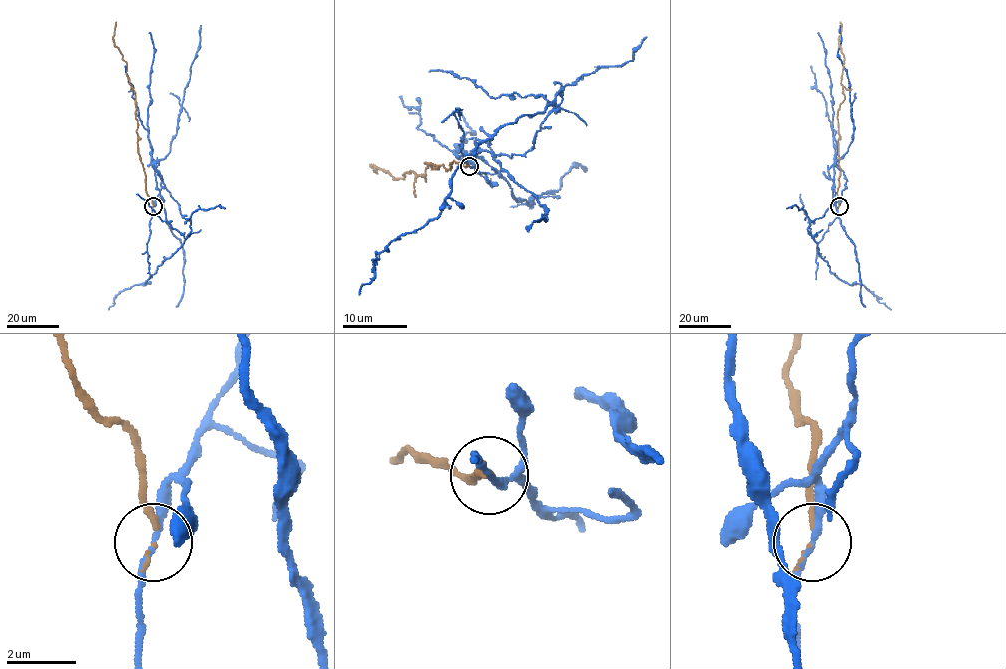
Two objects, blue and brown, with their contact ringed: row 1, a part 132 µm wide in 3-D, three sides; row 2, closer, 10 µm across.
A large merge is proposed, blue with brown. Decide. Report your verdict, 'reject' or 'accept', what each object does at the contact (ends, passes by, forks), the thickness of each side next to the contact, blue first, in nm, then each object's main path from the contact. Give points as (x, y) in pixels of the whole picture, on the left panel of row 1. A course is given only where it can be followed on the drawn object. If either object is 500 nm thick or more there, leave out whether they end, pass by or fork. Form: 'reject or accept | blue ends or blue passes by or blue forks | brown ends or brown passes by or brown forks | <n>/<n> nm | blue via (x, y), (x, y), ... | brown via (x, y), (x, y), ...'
reject | blue passes by | brown ends | 150/150 nm | blue via (153, 206), (162, 178), (154, 164), (181, 216), (191, 221), (191, 231), (145, 284), (121, 291), (108, 310) | brown via (153, 206), (138, 153), (135, 94), (126, 73), (126, 63), (114, 44), (116, 21)

